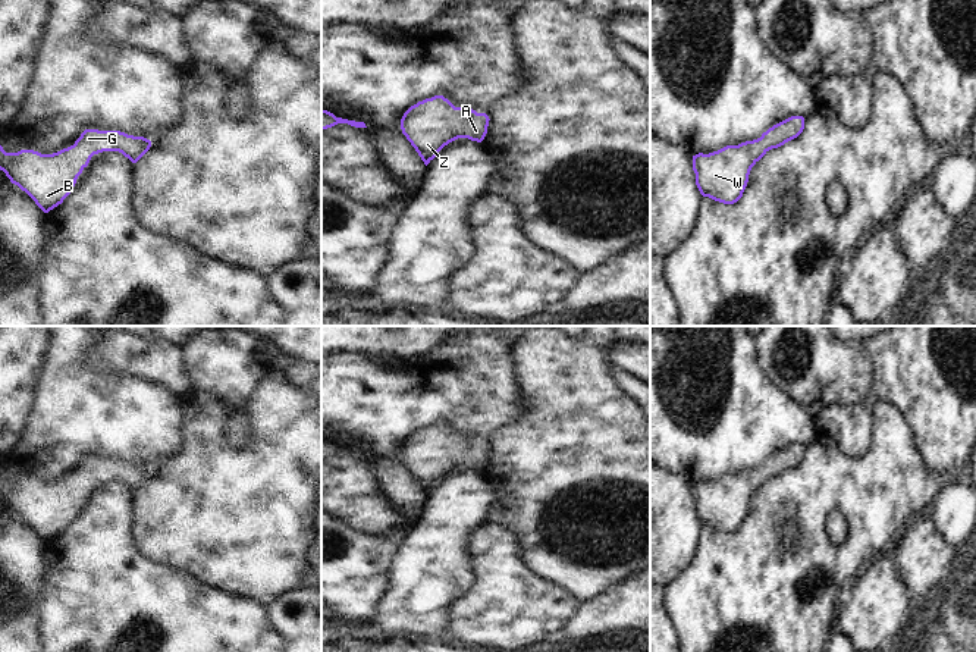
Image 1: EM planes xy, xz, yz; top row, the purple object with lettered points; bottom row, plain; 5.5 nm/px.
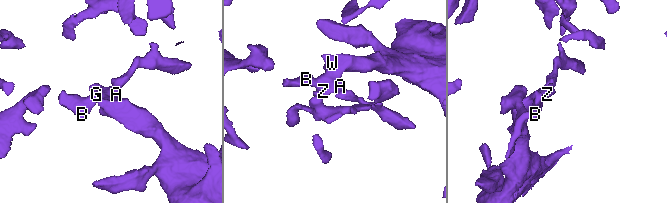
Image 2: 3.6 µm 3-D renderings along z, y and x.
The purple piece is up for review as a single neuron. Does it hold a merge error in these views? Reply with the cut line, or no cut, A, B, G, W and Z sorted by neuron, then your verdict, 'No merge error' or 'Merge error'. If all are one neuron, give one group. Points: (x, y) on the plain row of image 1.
No split. Groups: A B G W Z. No merge error

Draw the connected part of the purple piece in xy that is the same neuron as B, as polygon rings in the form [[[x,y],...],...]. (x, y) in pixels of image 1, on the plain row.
[[[85,458],[73,474],[53,483],[34,479],[6,482],[0,474],[0,499],[48,542],[72,521],[94,483],[119,480],[136,492],[151,476],[144,466],[120,460]]]

